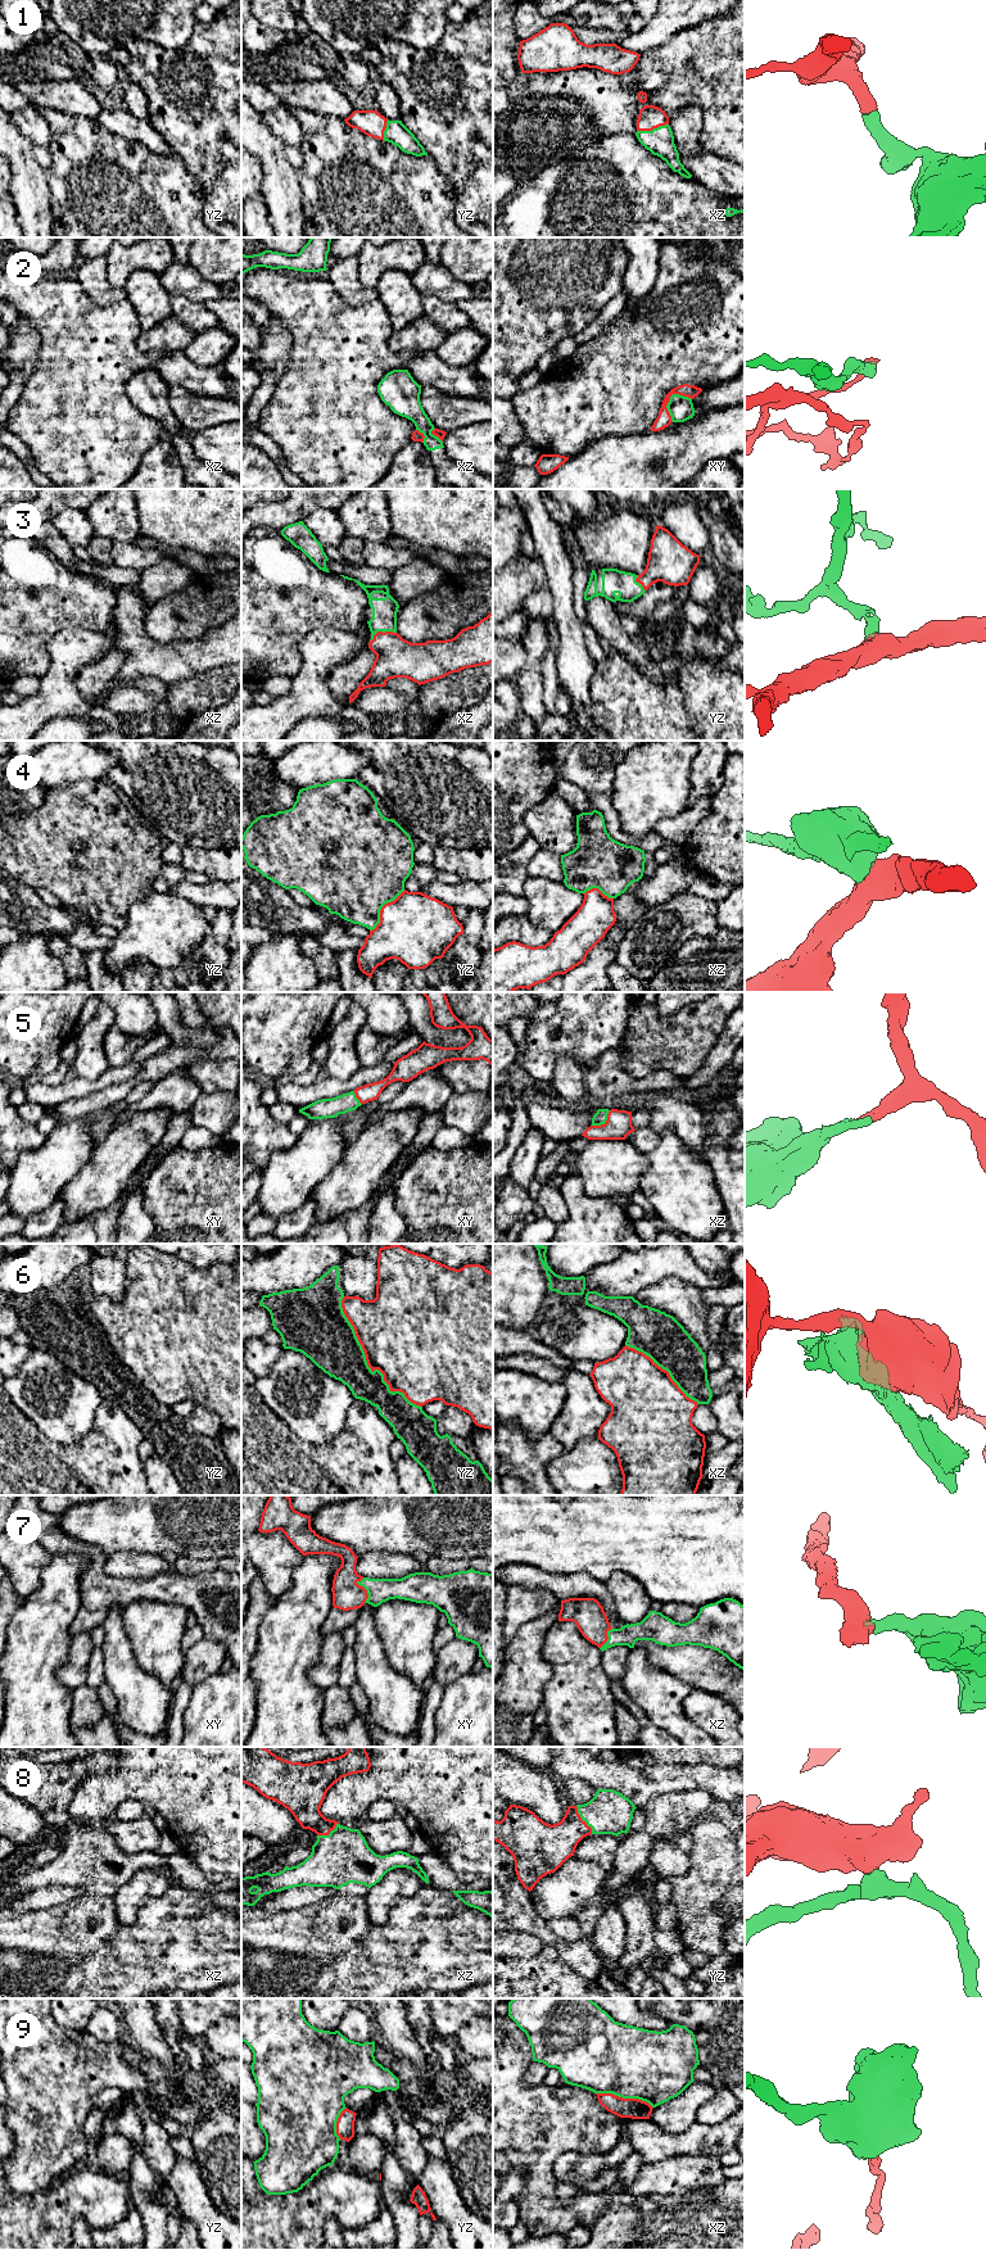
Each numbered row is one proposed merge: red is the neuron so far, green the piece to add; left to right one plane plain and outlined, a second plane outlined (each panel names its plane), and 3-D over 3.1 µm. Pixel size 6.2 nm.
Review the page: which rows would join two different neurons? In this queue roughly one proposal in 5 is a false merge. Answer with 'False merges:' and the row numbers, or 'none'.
False merges: 2, 4, 9

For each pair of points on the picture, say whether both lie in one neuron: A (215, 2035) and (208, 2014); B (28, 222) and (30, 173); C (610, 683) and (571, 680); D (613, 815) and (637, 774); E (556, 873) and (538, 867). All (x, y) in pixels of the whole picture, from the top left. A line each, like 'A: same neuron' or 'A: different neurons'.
A: different neurons
B: same neuron
C: different neurons
D: different neurons
E: same neuron

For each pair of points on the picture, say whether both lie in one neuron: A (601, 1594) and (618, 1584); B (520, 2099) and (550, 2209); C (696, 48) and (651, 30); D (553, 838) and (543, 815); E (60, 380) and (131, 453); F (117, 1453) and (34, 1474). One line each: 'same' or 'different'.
A: different
B: same
C: different
D: same
E: same
F: same

